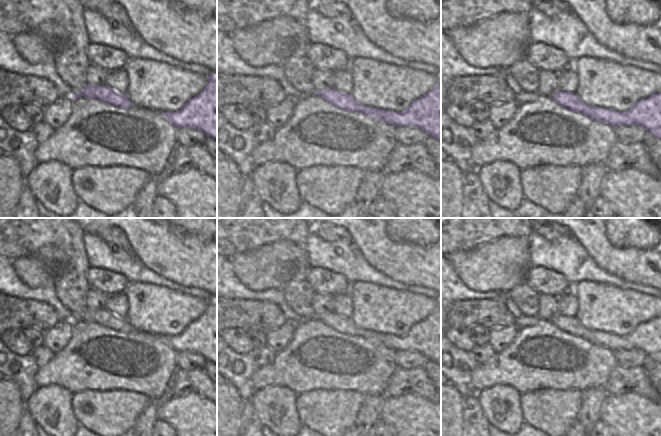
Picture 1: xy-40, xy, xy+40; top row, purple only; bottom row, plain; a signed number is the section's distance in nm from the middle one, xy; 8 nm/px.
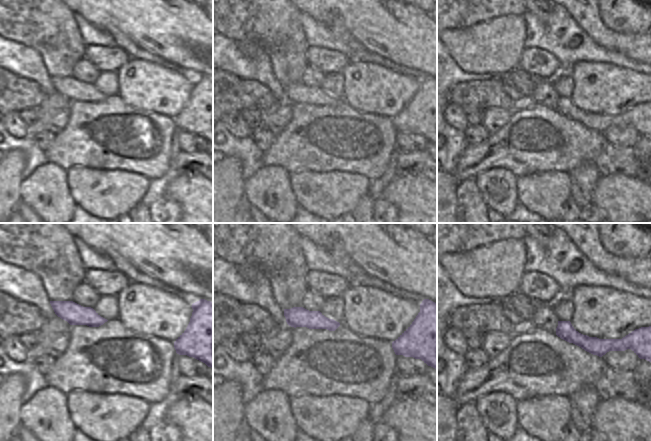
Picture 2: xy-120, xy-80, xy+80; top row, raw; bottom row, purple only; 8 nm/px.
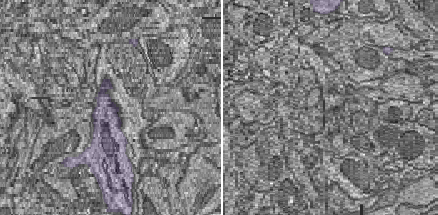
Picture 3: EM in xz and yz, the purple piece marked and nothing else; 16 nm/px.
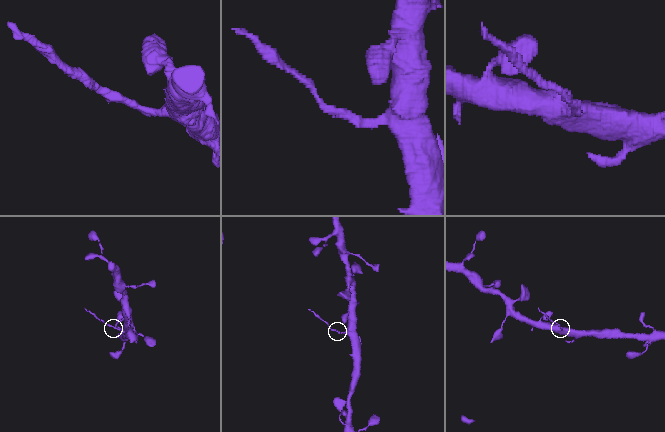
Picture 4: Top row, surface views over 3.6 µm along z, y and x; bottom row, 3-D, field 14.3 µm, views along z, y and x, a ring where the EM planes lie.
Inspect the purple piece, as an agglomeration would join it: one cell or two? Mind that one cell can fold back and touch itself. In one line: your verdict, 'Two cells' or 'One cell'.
Two cells

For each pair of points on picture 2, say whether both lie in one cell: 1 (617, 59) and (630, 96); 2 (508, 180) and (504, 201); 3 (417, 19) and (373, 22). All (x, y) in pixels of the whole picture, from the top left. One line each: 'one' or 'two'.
1: two
2: one
3: one

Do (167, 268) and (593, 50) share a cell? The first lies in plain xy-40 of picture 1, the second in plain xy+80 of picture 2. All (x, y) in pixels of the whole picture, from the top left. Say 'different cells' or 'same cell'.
different cells

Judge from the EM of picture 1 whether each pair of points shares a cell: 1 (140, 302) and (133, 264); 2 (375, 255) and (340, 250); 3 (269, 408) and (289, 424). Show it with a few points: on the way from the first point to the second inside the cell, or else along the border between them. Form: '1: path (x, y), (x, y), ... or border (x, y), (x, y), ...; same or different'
1: border (128, 281), (142, 281), (159, 286); different
2: border (352, 241), (362, 256), (377, 270); different
3: path (274, 409), (284, 419); same

